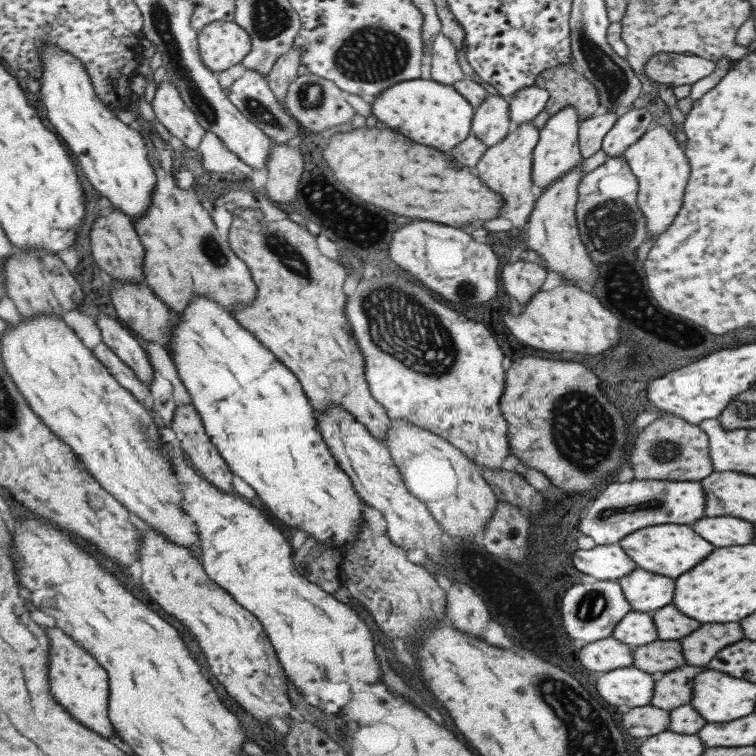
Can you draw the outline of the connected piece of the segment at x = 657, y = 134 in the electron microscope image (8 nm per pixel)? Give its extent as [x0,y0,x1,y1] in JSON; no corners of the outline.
[620,125,689,236]

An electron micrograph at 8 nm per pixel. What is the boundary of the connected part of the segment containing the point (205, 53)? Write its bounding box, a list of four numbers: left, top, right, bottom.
[196,21,250,71]

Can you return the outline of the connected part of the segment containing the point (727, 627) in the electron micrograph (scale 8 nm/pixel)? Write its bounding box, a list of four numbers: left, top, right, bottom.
[679,624,743,666]

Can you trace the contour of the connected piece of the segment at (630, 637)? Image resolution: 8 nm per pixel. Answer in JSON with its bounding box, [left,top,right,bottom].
[611,610,657,648]

